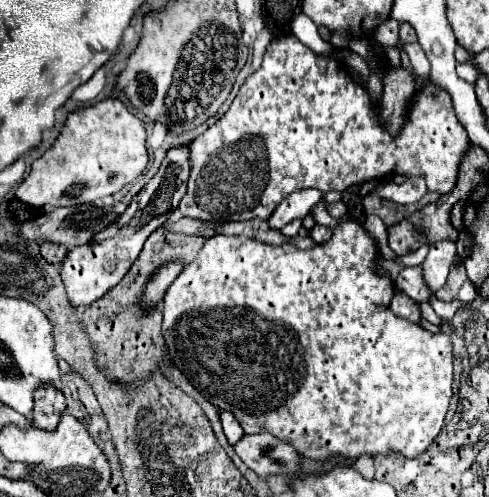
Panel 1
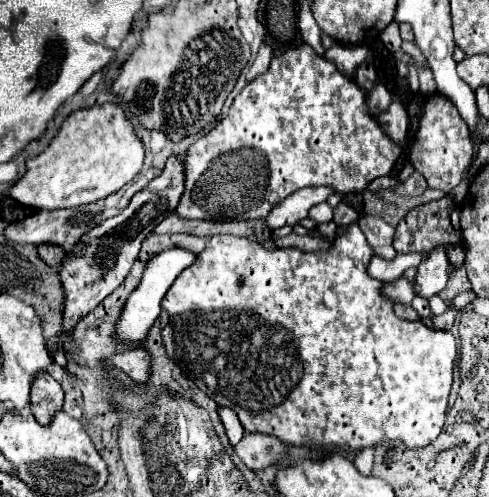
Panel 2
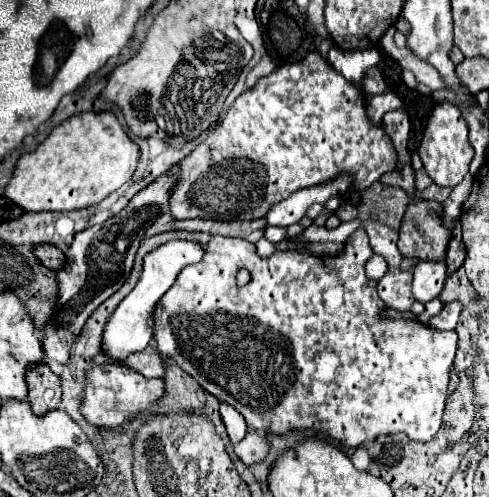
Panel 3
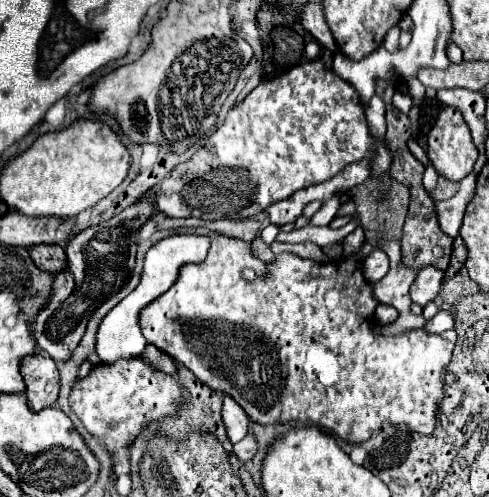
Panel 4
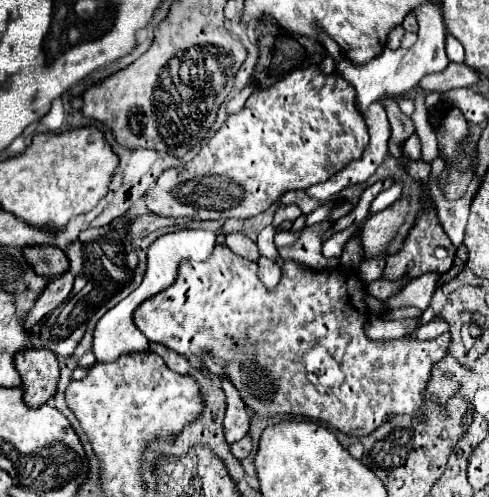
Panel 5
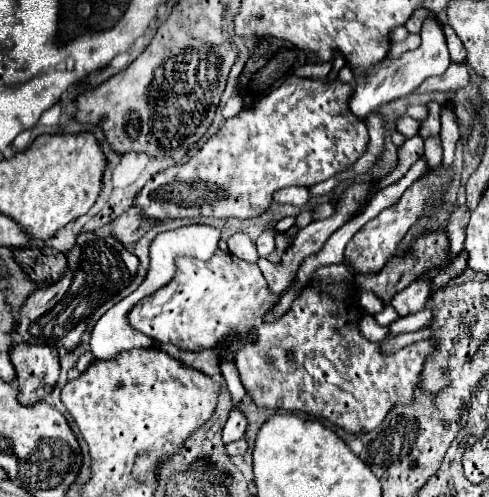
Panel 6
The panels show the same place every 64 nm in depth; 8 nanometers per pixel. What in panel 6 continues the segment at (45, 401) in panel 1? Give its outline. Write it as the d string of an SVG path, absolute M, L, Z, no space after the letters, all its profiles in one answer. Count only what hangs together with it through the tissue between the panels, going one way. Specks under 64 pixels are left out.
M20 342L12 346L10 360L16 368L16 378L20 384L18 400L24 406L32 406L44 400L54 390L60 374L56 348L28 346Z

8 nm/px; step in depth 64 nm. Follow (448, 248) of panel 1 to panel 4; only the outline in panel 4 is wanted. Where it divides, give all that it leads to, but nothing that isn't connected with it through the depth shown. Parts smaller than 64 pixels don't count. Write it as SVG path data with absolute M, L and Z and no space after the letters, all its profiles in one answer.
M426 266L426 268L420 268L416 272L416 280L410 288L410 298L412 302L420 304L420 306L426 306L430 300L434 300L442 288L442 282L444 282L444 272L438 270L438 268L432 268L432 266Z

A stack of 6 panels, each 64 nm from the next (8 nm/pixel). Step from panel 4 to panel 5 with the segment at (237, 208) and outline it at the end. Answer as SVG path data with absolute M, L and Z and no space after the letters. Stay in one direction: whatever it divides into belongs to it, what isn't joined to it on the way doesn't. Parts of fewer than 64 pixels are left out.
M318 66L296 68L268 88L256 88L244 108L230 114L208 144L182 168L166 170L146 194L146 206L158 216L186 216L194 220L228 220L262 214L282 194L304 190L328 180L366 148L366 122L356 106L356 92L338 74L322 74Z

